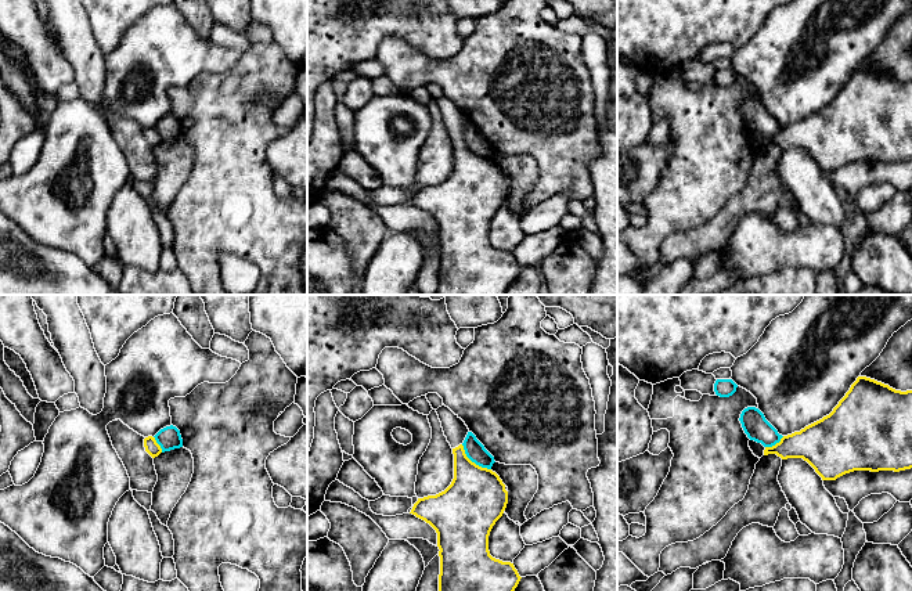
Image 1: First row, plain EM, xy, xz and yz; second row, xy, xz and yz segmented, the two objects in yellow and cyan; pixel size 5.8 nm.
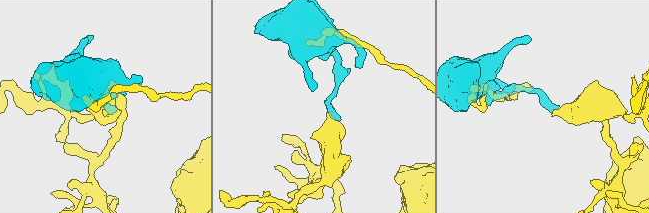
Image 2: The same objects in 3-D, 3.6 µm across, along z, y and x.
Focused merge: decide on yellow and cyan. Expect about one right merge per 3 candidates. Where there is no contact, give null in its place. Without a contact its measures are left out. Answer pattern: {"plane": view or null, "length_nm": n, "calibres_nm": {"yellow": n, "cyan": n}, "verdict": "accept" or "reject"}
{"plane": "xz", "length_nm": 220, "calibres_nm": {"yellow": 360, "cyan": 110}, "verdict": "reject"}

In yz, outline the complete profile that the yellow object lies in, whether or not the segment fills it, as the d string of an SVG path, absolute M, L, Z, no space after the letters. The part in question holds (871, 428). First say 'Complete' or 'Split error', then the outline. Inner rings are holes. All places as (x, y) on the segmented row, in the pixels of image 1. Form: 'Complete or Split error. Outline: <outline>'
Complete. Outline: M858 376L833 411L800 432L765 447L764 455L803 458L822 480L836 480L854 471L905 471L912 468L912 390L901 392Z

